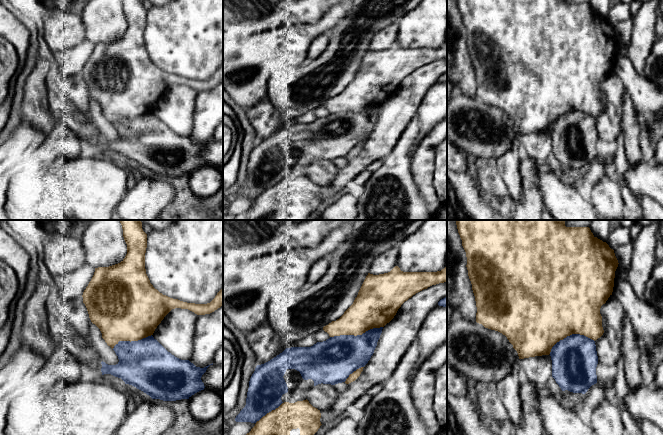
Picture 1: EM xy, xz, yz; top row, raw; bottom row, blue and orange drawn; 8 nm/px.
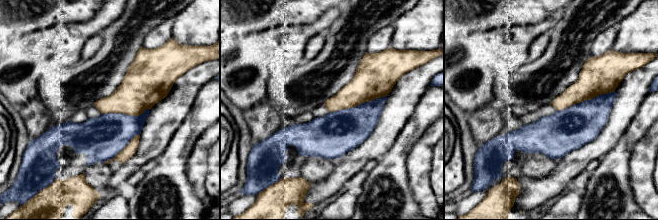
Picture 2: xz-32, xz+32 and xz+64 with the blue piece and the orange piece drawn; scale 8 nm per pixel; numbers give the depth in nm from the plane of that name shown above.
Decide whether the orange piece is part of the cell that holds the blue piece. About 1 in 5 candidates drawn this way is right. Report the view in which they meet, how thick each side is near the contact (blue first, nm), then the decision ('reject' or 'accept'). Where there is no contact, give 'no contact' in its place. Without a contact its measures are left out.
meets blue in xz; 340 nm thick on the blue side, 320 nm on the other; reject

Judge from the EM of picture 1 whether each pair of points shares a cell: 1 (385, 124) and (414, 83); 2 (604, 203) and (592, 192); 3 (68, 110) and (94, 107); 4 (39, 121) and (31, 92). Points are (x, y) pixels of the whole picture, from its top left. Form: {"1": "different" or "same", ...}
{"1": "same", "2": "same", "3": "different", "4": "same"}

